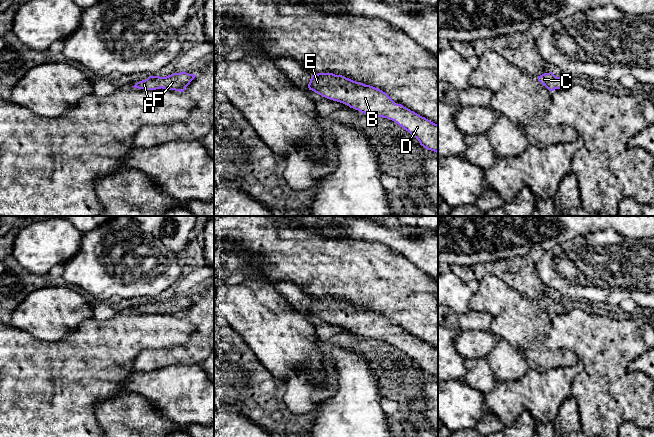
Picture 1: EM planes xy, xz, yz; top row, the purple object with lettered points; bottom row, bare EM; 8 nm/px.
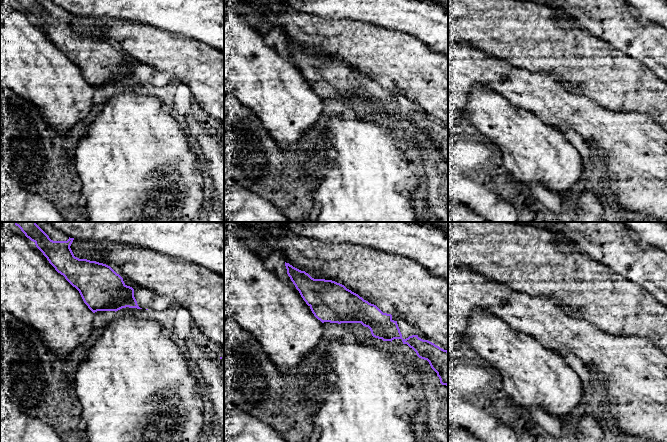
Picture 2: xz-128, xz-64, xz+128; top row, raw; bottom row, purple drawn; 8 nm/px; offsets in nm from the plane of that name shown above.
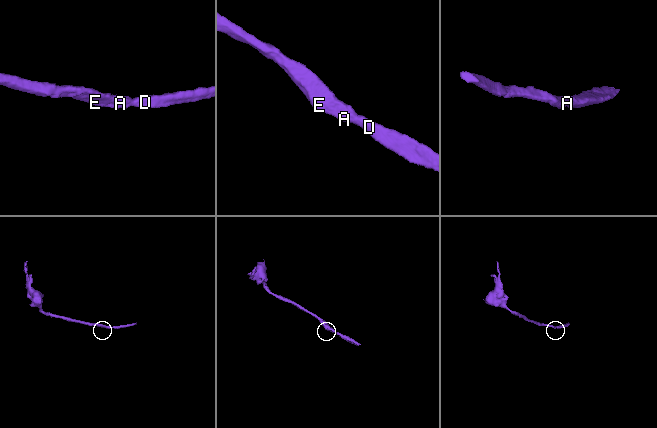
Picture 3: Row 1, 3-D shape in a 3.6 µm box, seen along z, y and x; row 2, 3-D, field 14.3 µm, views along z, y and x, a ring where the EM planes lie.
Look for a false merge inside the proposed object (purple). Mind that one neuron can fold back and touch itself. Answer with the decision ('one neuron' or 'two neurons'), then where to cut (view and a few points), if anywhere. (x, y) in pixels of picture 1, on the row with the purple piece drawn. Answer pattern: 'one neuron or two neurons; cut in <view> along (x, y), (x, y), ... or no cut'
one neuron; no cut

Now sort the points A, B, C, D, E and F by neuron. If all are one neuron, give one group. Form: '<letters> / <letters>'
A B C D E F

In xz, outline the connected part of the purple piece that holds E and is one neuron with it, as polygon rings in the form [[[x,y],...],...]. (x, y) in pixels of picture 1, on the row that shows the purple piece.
[[[333,73],[311,74],[308,88],[373,118],[392,120],[414,136],[421,146],[438,153],[438,124],[396,104],[382,90]]]

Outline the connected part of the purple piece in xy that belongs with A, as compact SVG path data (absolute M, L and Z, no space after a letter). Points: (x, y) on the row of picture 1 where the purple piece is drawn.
M185 71L180 73L173 73L166 77L149 76L147 79L135 83L134 88L156 90L175 90L184 92L185 88L195 78L196 75L188 74Z

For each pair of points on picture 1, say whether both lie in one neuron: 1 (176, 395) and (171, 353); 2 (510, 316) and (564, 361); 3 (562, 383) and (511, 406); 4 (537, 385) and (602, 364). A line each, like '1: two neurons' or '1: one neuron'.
1: two neurons
2: one neuron
3: one neuron
4: two neurons

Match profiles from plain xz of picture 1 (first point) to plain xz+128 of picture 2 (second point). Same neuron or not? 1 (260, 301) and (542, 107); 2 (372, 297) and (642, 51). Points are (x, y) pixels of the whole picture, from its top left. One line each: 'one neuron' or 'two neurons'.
1: two neurons
2: two neurons

